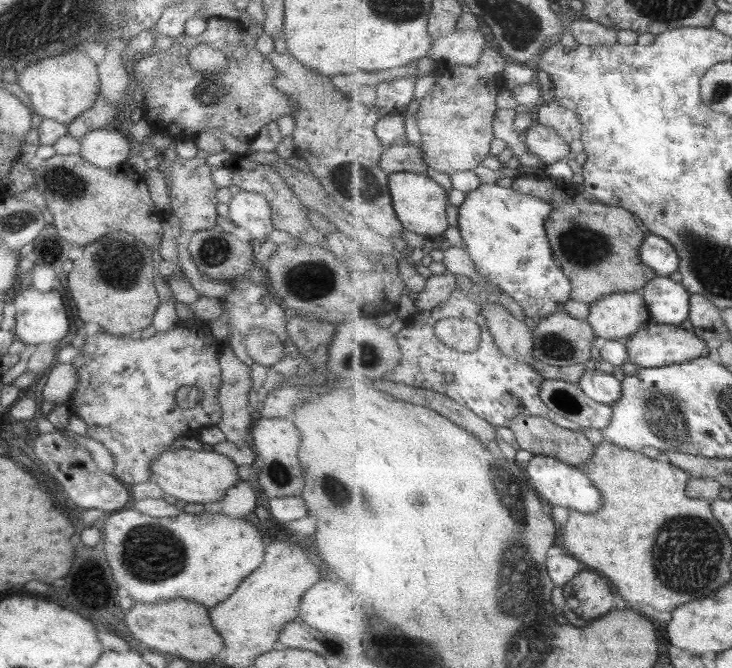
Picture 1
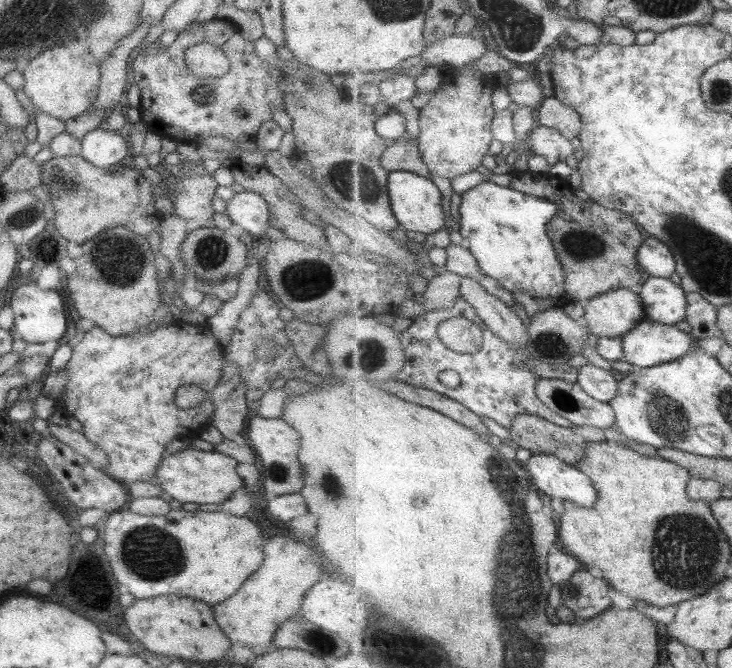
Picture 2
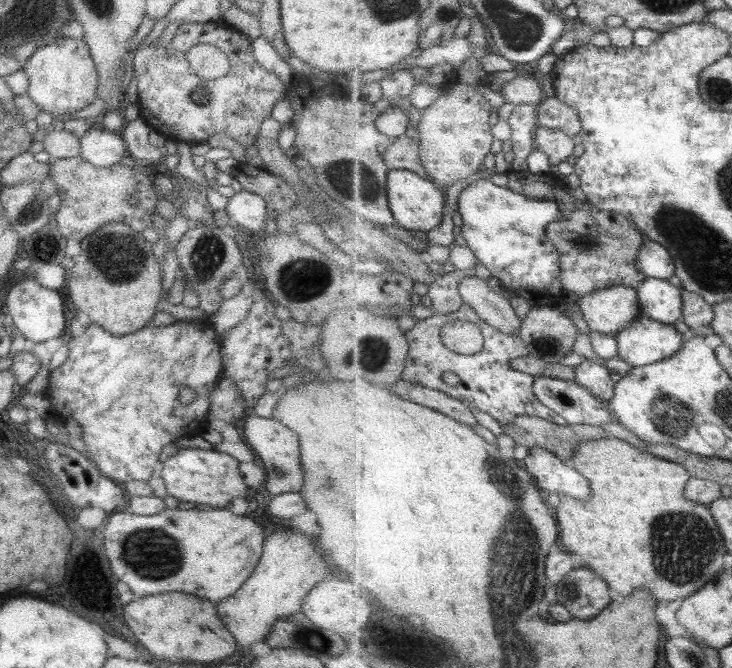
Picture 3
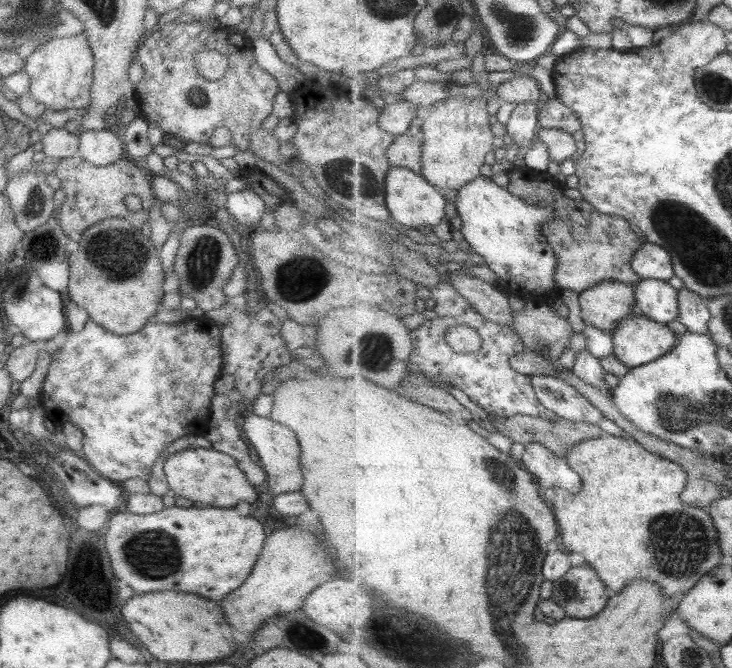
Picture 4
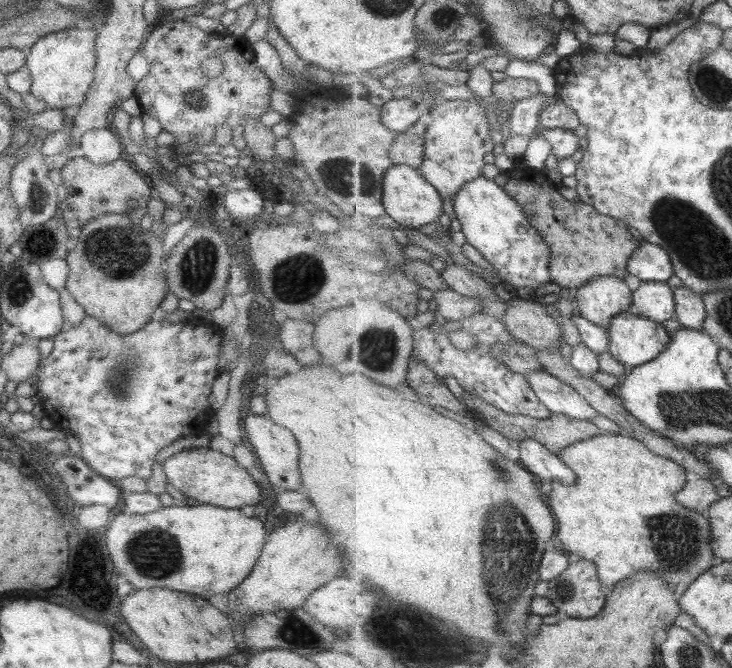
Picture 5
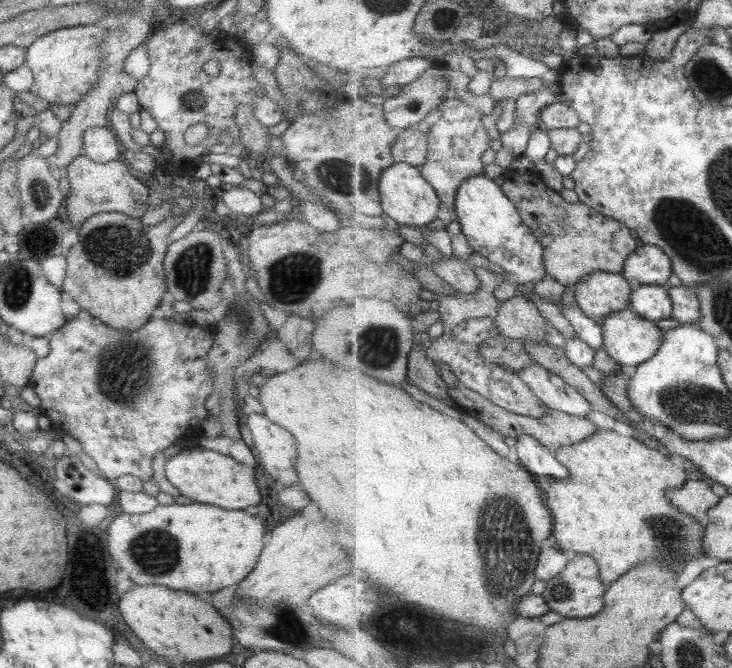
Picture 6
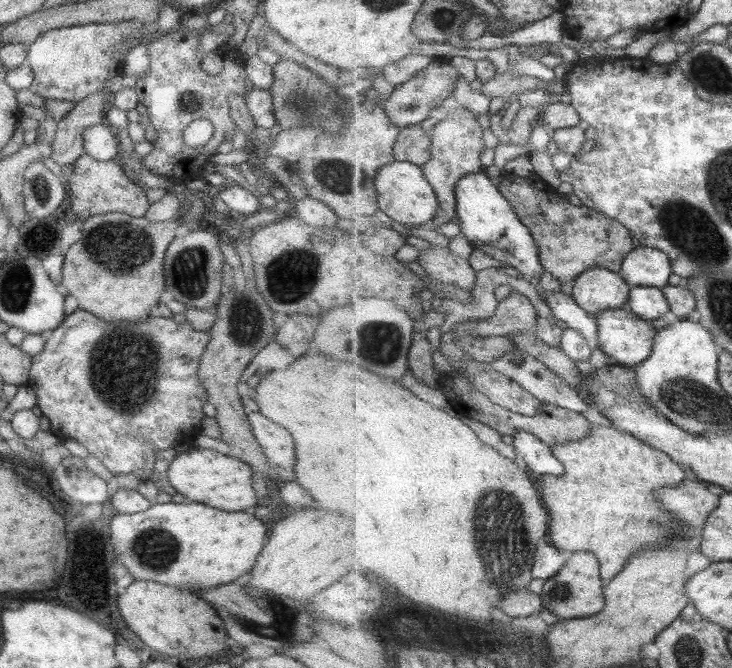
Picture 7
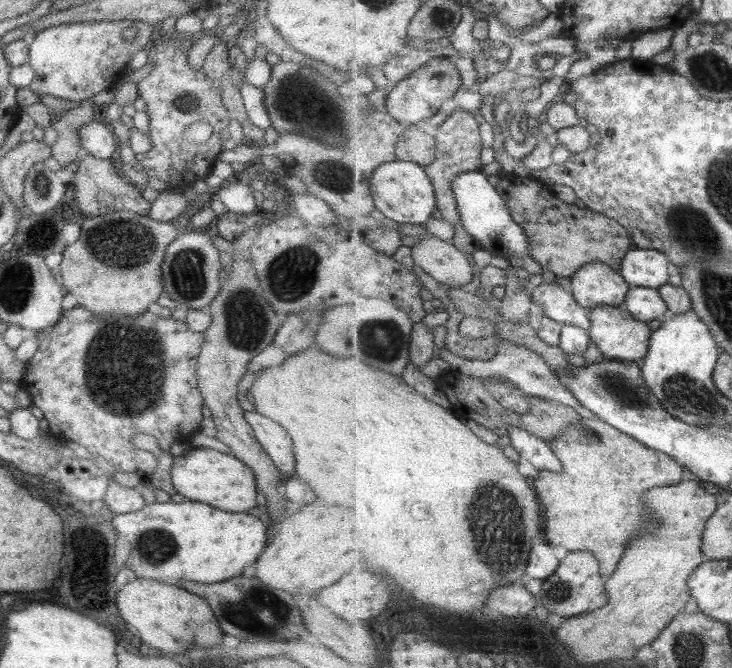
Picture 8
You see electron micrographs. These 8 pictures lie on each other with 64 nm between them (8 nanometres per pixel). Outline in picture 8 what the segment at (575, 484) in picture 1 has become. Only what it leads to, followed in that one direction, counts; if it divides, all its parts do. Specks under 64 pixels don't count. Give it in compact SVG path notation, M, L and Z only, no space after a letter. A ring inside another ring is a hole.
M513 424L509 426L508 434L513 447L521 457L527 459L540 472L564 472L564 464L553 450L551 444L532 431L524 430Z

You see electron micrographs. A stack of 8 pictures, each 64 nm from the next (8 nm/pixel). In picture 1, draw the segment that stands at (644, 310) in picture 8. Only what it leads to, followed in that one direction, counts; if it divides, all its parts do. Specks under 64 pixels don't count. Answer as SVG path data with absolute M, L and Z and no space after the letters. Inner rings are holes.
M658 276L643 289L651 309L652 322L679 325L691 317L691 291L683 282Z

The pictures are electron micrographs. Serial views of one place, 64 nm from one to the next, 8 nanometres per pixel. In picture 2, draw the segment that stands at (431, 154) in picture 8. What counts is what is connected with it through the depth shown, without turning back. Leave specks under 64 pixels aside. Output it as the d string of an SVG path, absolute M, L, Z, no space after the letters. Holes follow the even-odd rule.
M420 137L399 139L382 157L383 165L390 171L412 171L431 178L433 172L423 159Z

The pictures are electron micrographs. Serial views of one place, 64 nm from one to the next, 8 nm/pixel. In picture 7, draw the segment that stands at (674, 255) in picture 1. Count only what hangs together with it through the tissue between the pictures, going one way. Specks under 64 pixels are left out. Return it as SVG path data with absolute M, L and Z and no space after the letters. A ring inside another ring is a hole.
M638 245L624 262L621 272L624 278L636 286L664 288L670 284L675 270L671 256L652 246Z

